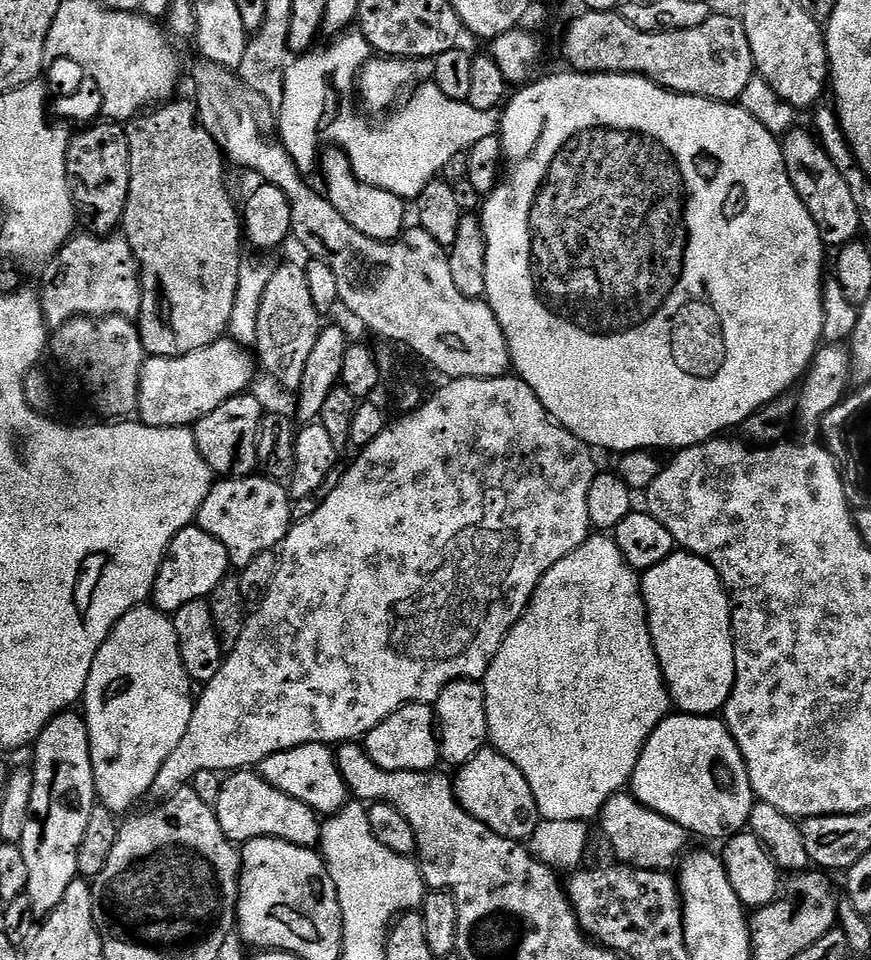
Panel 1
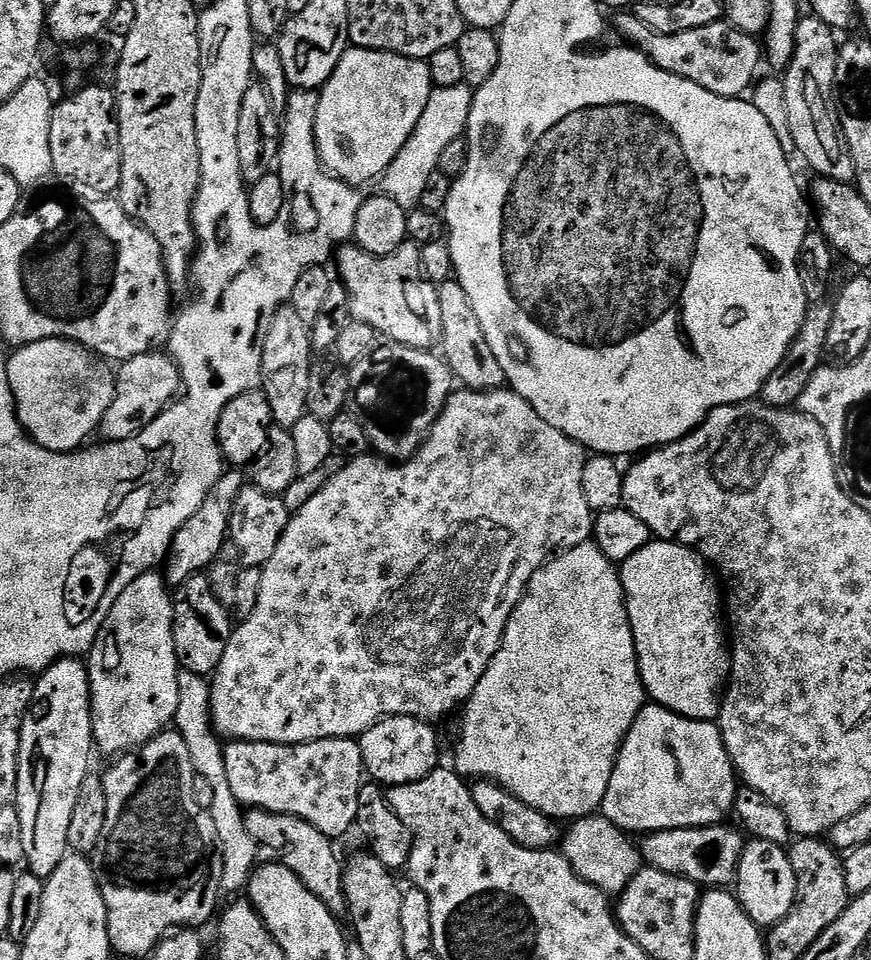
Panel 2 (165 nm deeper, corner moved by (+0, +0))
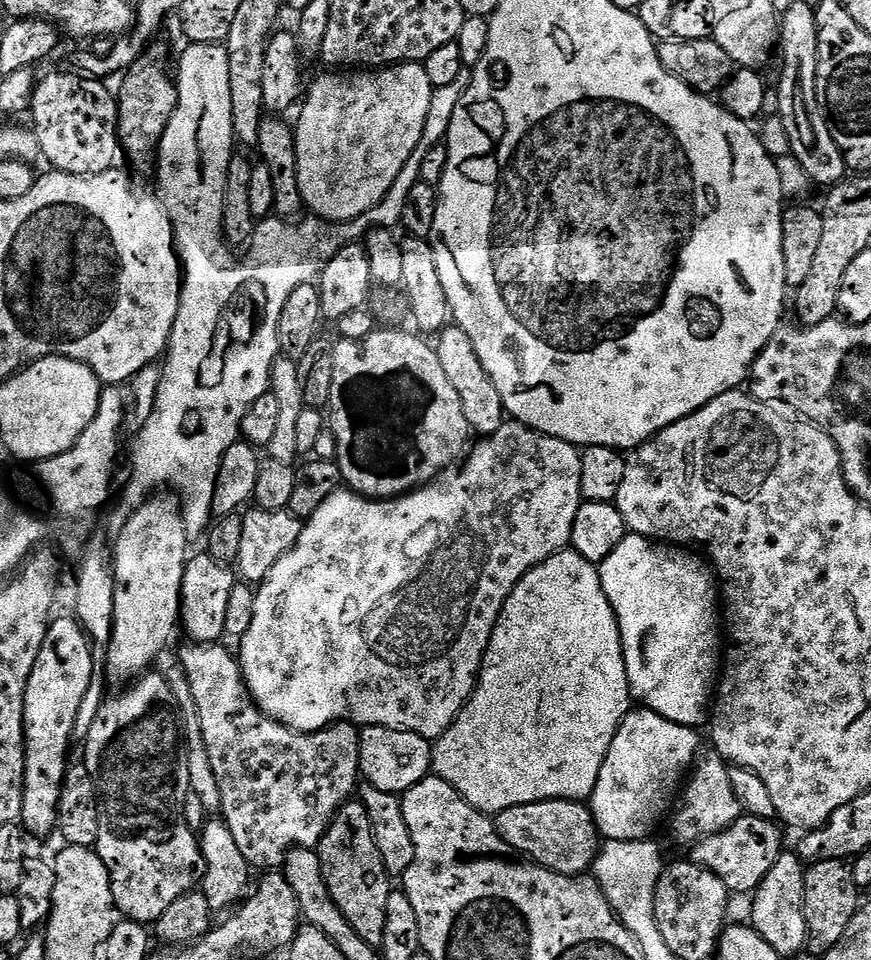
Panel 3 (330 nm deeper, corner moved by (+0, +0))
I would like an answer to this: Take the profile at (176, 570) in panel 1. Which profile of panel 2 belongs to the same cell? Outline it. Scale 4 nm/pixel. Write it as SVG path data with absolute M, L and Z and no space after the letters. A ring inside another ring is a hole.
M228 470L218 482L214 482L214 490L206 494L206 502L202 502L202 507L198 509L198 514L178 530L174 538L172 548L168 551L166 561L166 580L169 585L179 586L185 584L187 580L207 573L213 562L218 559L219 551L225 541L229 539L228 523L232 517L232 507L238 498L240 489L245 487L246 476L240 470Z

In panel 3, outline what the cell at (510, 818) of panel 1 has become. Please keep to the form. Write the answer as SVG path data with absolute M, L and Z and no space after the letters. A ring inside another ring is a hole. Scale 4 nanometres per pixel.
M547 800L526 806L510 806L510 810L495 813L494 823L500 837L521 857L567 876L587 873L596 861L602 843L591 807L575 800Z

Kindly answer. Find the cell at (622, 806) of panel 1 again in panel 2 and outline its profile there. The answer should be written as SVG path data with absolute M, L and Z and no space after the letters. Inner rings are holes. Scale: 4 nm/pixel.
M718 823L710 828L675 828L647 833L642 843L643 863L666 874L686 878L708 890L731 889L736 882L746 840L735 827L724 827L723 823Z

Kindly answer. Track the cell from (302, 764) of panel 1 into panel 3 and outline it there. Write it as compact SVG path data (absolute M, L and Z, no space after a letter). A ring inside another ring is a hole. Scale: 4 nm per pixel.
M185 643L185 648L180 652L178 664L184 669L185 676L189 682L190 694L192 696L192 707L195 723L198 725L202 734L202 741L206 744L206 753L210 758L211 769L214 770L214 777L218 782L219 793L221 794L222 818L234 834L234 842L238 842L238 850L242 850L242 858L248 860L253 869L264 868L260 870L276 870L283 865L284 857L291 852L293 848L311 848L315 849L319 845L320 839L324 836L328 825L336 816L336 811L349 800L353 799L354 793L358 788L360 775L360 728L351 722L341 722L332 725L331 728L324 728L321 732L295 732L293 728L287 728L285 724L280 724L276 720L271 720L265 712L252 701L252 695L248 693L248 687L244 681L244 675L240 669L239 659L228 648L223 648L223 643L215 644L194 644Z

